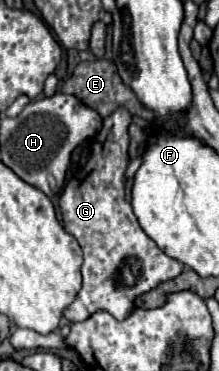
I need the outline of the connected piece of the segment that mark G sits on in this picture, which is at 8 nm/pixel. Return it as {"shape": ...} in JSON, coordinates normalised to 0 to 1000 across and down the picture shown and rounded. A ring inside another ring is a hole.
{"shape":[[[530,294],[502,315],[475,321],[466,353],[484,353],[484,375],[466,380],[466,407],[420,418],[420,429],[402,429],[402,439],[329,482],[301,488],[301,499],[274,520],[274,580],[283,580],[292,617],[347,639],[347,650],[365,655],[365,666],[384,677],[374,779],[365,779],[347,811],[292,844],[292,854],[320,860],[329,871],[393,865],[402,854],[420,854],[447,838],[493,838],[511,854],[557,865],[557,860],[594,854],[594,844],[621,827],[612,811],[648,790],[676,790],[685,779],[703,779],[703,768],[731,768],[740,757],[776,757],[776,752],[813,747],[840,725],[840,714],[822,704],[749,687],[721,671],[721,660],[639,617],[594,547],[566,536],[566,499],[575,499],[566,461],[584,450],[584,337],[594,337],[594,326],[603,326],[603,315],[594,315],[584,294]],[[584,698],[621,698],[630,720],[584,720],[575,714]]]}

